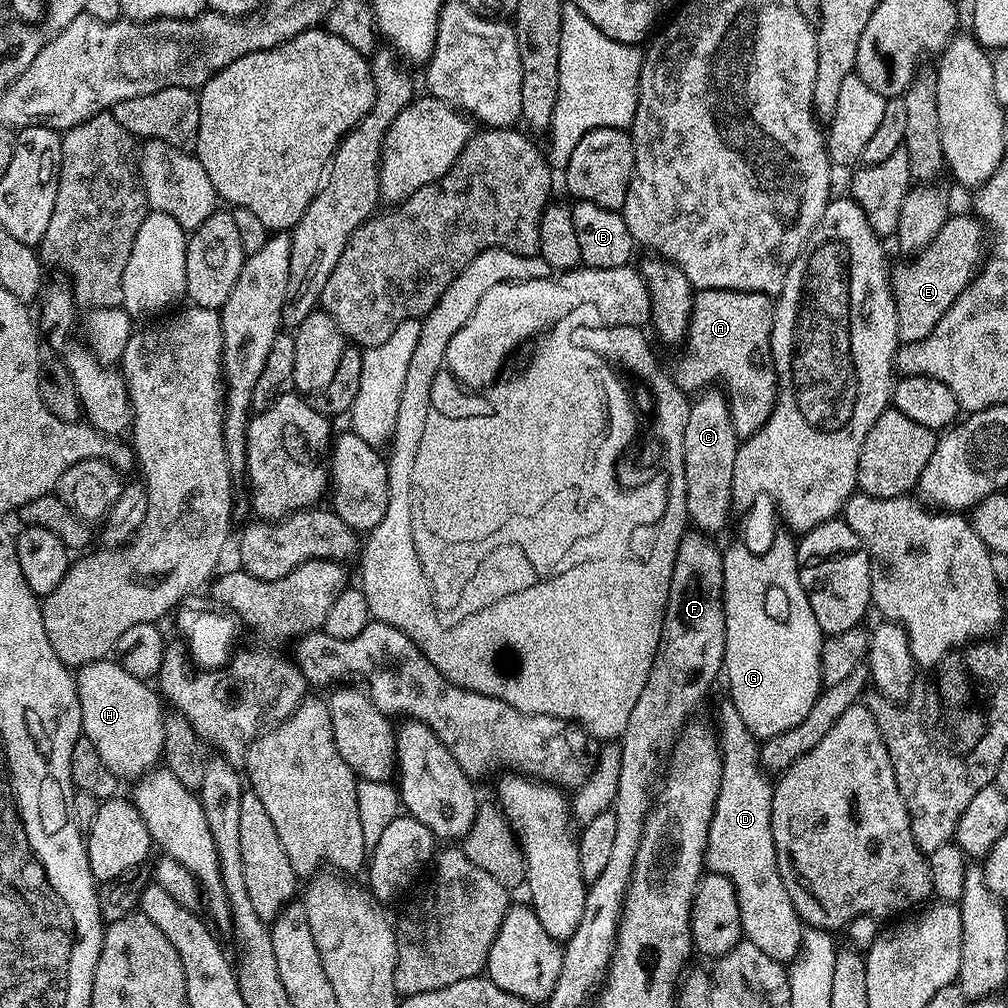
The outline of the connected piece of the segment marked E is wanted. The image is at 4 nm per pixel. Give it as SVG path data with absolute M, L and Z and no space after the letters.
M949 215L948 221L942 226L940 233L924 249L917 264L900 264L891 269L892 296L896 299L898 314L898 334L904 344L913 344L934 326L938 320L966 290L966 286L980 270L982 257L986 252L986 228L975 215Z

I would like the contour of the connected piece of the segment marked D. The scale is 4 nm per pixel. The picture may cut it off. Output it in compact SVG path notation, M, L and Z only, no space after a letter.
M724 698L720 704L720 713L717 714L716 720L720 723L718 727L718 743L720 745L720 755L722 756L722 778L720 779L720 793L716 799L716 808L712 812L712 821L708 827L708 850L706 853L706 864L709 869L718 874L722 874L726 878L730 878L730 882L736 888L736 897L740 903L740 917L742 918L742 928L744 930L743 939L749 940L754 946L758 946L758 950L762 950L762 954L770 954L770 958L781 962L791 962L800 954L800 949L804 943L805 929L802 927L800 916L796 912L794 902L790 898L790 894L786 890L786 886L780 877L780 867L776 861L776 847L774 846L774 838L772 837L772 790L773 781L770 779L769 773L765 771L760 762L761 745L758 743L757 737L746 726L746 722L742 722L742 718L738 714L738 710L733 706L731 699Z

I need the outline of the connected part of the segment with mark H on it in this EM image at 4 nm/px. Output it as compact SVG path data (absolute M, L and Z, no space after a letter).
M112 658L80 665L75 677L78 702L82 706L82 732L87 740L94 742L102 762L106 762L106 766L110 766L110 770L121 781L135 782L148 775L161 763L164 754L166 712L165 709L160 709L161 697L153 689L152 693L145 681L134 678L134 674L126 674L126 670L122 670L122 666Z

